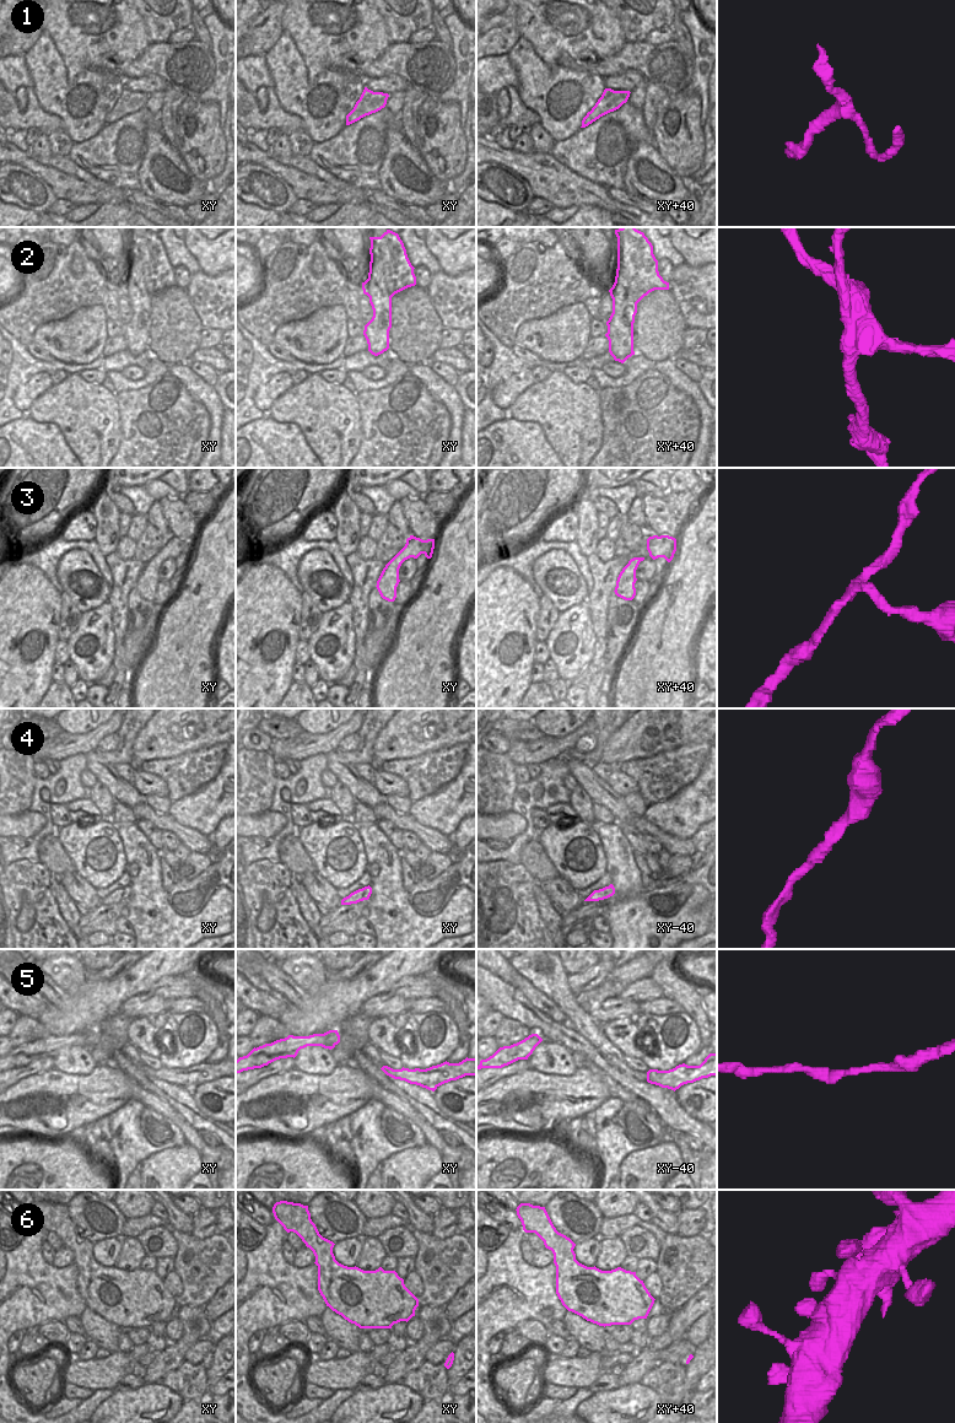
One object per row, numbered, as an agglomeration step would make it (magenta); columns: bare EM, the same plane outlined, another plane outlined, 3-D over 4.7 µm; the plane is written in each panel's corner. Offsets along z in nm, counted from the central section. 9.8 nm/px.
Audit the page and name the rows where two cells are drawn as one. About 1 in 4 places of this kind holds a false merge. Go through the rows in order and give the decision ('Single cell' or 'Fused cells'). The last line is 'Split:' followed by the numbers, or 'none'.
1: Single cell
2: Fused cells
3: Single cell
4: Single cell
5: Single cell
6: Single cell
Split: 2

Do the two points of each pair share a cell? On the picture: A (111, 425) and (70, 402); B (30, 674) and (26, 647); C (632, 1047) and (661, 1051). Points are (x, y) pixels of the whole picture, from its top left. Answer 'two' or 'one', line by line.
A: one
B: one
C: two

